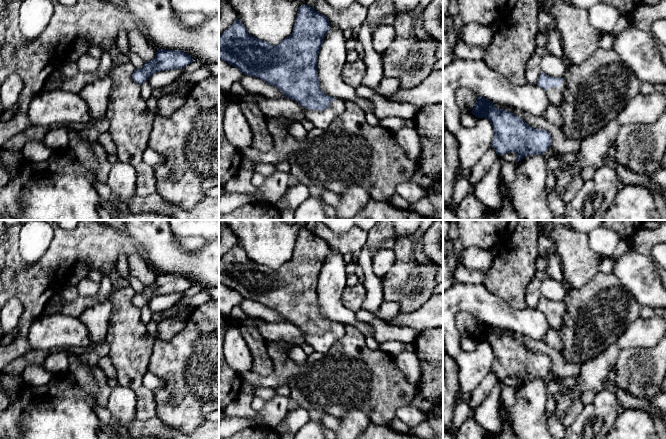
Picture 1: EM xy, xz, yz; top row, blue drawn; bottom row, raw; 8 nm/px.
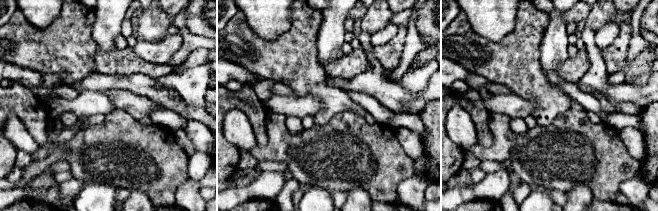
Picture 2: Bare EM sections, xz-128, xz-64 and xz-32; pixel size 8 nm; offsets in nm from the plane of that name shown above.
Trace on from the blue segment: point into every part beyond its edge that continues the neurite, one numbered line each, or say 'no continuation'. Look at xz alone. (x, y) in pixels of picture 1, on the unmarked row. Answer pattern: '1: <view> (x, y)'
1: xz (321, 343)

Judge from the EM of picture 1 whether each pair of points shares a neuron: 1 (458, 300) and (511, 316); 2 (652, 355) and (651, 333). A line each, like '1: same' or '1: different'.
1: same
2: different

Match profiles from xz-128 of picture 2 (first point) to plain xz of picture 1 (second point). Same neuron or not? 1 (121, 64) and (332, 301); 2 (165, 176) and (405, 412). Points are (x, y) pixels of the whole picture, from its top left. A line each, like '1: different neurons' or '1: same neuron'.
1: different neurons
2: different neurons

